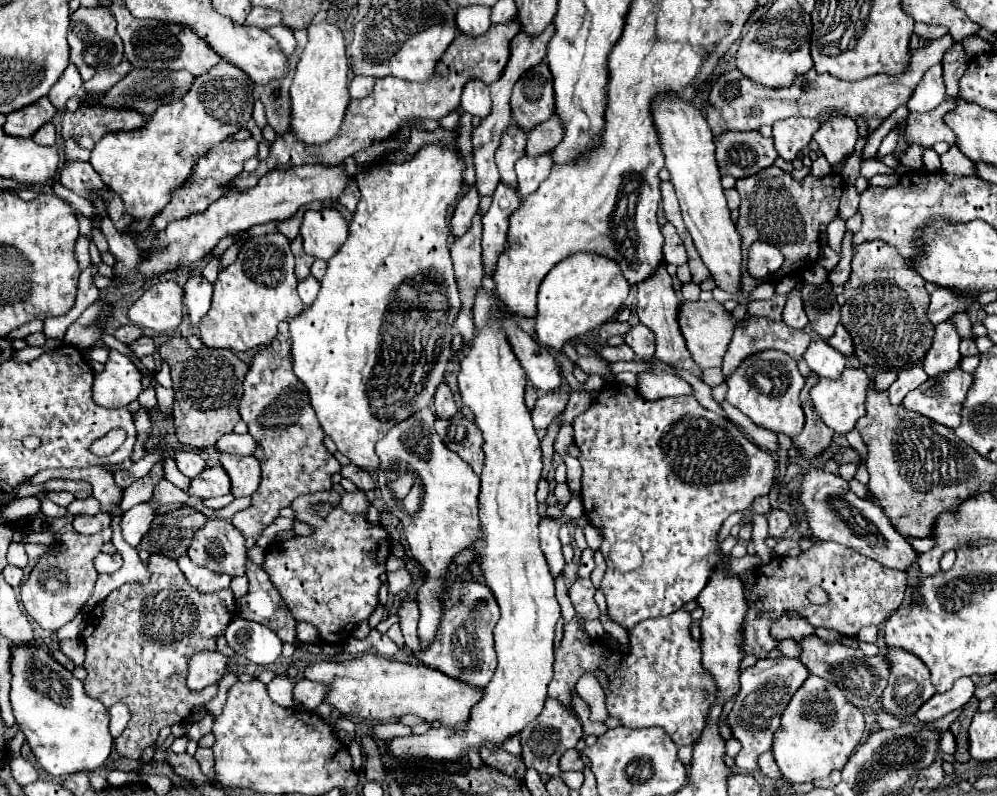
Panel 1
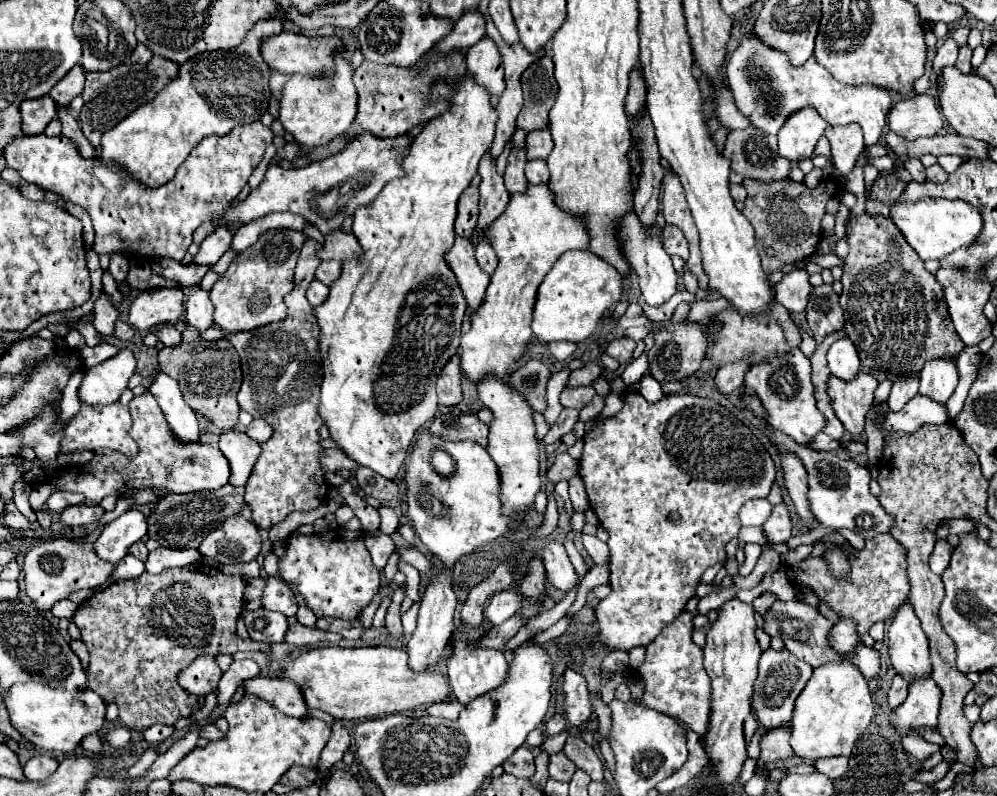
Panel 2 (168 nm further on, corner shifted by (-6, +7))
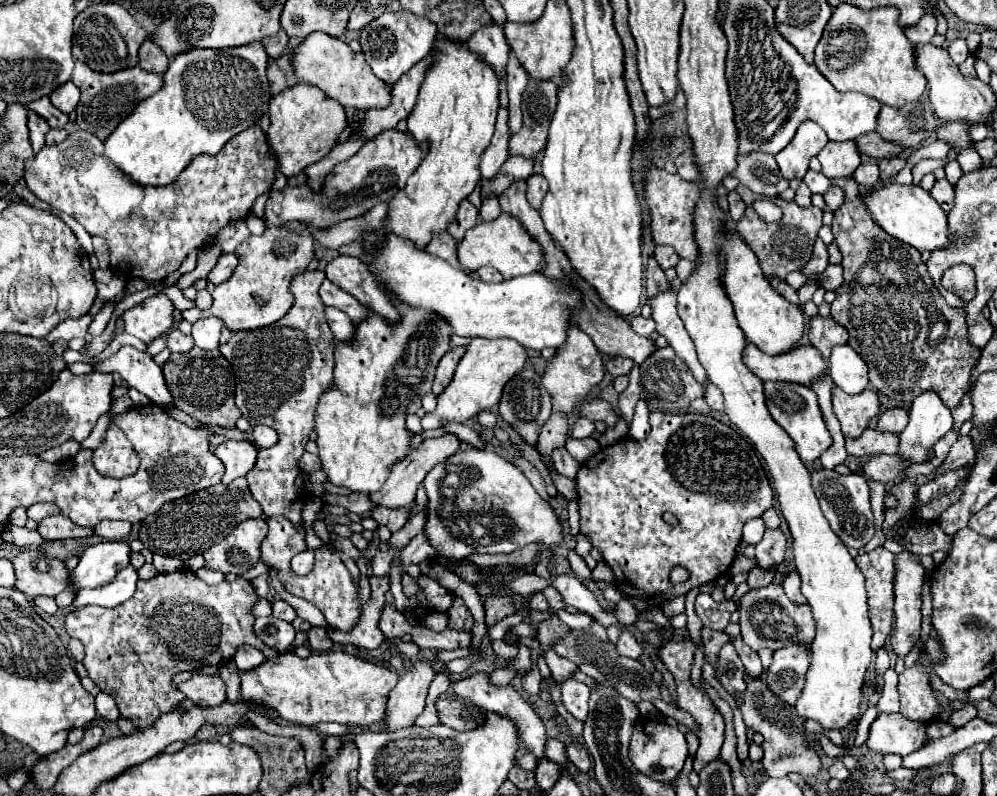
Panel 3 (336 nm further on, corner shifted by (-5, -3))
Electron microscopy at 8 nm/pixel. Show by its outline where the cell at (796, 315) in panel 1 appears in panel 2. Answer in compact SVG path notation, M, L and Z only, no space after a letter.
M794 270L774 286L774 296L776 302L780 302L788 312L800 314L806 310L810 290L812 286L808 282L808 272Z

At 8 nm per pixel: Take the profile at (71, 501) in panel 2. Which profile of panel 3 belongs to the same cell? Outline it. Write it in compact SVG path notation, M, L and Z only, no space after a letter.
M35 504L35 506L27 508L27 516L35 522L41 522L43 518L47 518L51 514L59 514L59 508L55 504Z

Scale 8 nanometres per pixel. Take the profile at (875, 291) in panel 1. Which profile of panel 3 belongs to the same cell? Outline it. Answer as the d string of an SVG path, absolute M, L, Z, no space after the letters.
M839 178L839 180L835 182L835 186L839 186L839 188L845 192L845 202L835 210L835 214L833 214L833 224L831 224L835 242L837 242L837 246L839 246L839 250L841 250L841 256L843 256L841 266L843 266L845 284L837 290L837 298L835 298L835 302L831 304L831 316L833 316L839 324L843 324L843 328L849 332L849 344L851 344L853 350L857 350L857 352L861 354L861 358L867 362L867 366L869 366L869 388L873 388L873 390L877 390L877 392L889 396L891 400L903 404L905 408L911 408L911 402L913 402L919 394L931 390L931 392L939 394L939 398L943 400L943 404L945 404L947 408L957 408L957 406L961 404L961 398L963 398L963 396L969 392L969 388L971 388L971 372L973 372L973 368L977 366L977 360L979 360L979 356L981 356L981 350L979 350L977 346L971 346L971 342L967 342L965 310L963 310L963 308L951 308L951 306L947 306L947 302L941 298L939 290L933 286L933 280L931 280L931 276L929 276L929 272L927 272L927 268L925 268L925 264L923 264L923 260L921 260L921 254L919 254L915 248L907 246L905 242L899 242L897 238L891 238L883 228L879 228L879 226L873 222L871 214L867 214L867 208L865 208L865 204L863 204L861 198L859 198L859 184L857 184L853 178Z

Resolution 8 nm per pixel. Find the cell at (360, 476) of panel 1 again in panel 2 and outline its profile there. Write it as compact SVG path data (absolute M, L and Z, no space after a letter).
M340 448L322 450L322 456L324 456L324 468L326 470L350 470L350 472L356 472L360 468L358 464L354 464L352 458L344 456L344 452L340 452Z

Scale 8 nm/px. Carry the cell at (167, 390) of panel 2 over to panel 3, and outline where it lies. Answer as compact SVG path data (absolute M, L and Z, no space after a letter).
M121 346L117 354L109 356L101 364L94 364L93 368L97 372L119 374L131 388L137 388L141 394L149 396L157 406L173 406L161 368L149 354L143 354L133 346Z

